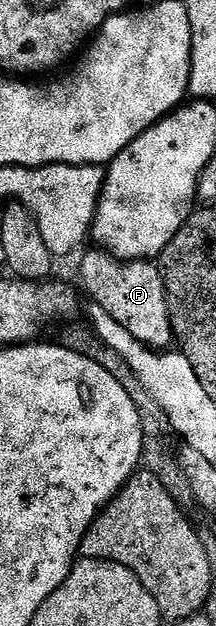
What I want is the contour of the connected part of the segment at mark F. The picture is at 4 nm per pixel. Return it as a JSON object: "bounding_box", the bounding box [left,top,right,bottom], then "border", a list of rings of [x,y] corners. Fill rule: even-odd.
{"bounding_box":[79,250,173,350],"border":[[[103,250],[85,251],[79,257],[80,280],[88,291],[88,300],[102,306],[118,326],[124,326],[148,348],[168,350],[173,347],[172,323],[166,302],[162,274],[155,263],[146,260],[115,260]],[[85,255],[85,256],[84,256]],[[84,256],[84,257],[83,257]]]}

